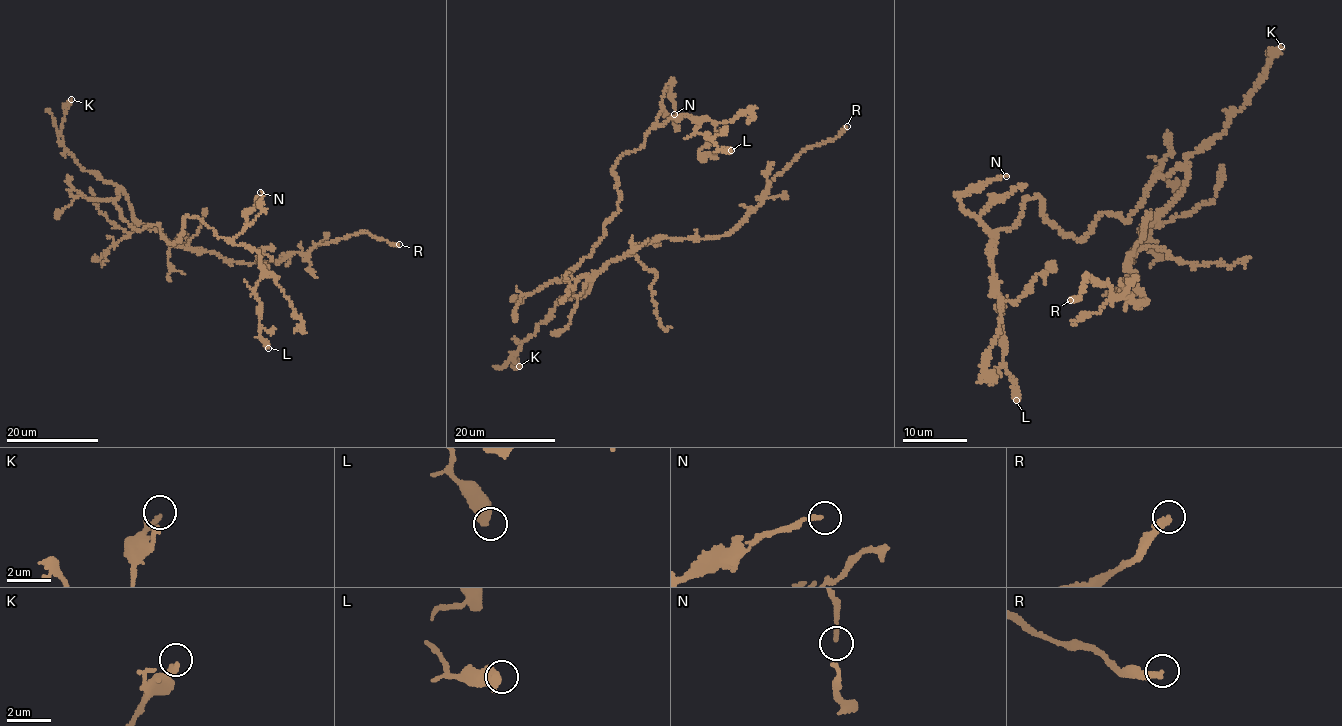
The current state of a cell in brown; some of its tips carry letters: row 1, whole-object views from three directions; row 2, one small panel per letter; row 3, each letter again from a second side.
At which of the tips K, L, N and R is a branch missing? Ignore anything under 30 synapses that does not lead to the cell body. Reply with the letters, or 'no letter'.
R

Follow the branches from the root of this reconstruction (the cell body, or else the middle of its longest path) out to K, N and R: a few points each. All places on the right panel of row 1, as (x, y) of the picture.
K: (1164, 176), (1187, 167), (1186, 157), (1221, 135), (1234, 112), (1243, 107), (1266, 76), (1268, 60), (1281, 46)
N: (1164, 176), (1128, 220), (1102, 213), (1081, 241), (1038, 197), (990, 231), (964, 209), (959, 194), (1006, 176)
R: (1164, 176), (1185, 169), (1187, 180), (1128, 258), (1147, 303), (1115, 297), (1086, 274), (1070, 300)

